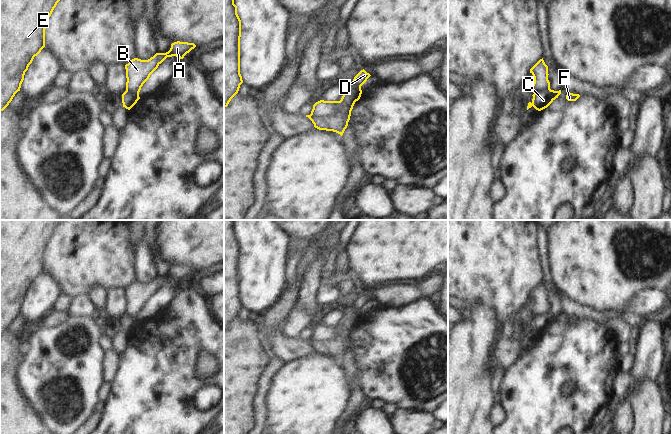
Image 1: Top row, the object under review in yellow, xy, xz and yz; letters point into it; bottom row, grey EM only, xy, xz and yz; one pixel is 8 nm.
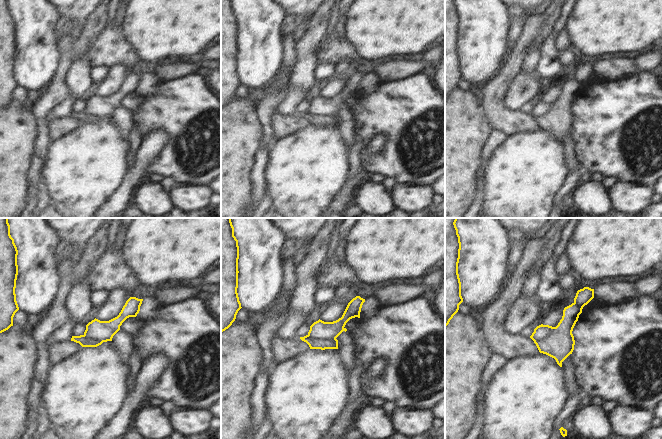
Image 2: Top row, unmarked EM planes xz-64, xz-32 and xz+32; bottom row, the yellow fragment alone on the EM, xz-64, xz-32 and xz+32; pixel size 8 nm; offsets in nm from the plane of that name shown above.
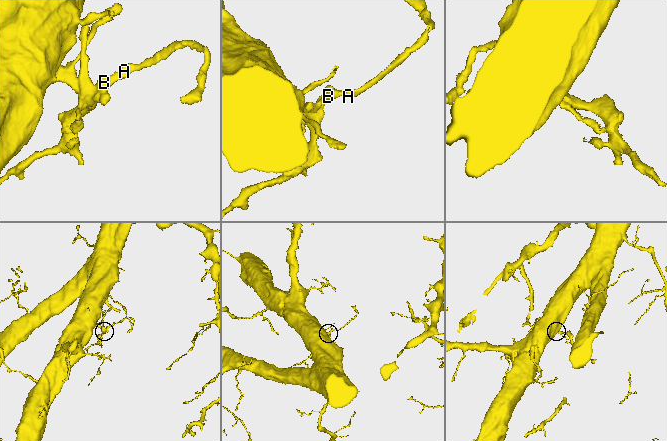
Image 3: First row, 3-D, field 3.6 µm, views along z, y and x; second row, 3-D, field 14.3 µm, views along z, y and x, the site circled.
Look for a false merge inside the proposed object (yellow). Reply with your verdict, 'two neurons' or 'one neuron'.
two neurons

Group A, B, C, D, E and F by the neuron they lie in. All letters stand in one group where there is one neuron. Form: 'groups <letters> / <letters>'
groups A B D / C E F

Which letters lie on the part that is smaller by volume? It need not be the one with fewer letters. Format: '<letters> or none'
A, B, D.

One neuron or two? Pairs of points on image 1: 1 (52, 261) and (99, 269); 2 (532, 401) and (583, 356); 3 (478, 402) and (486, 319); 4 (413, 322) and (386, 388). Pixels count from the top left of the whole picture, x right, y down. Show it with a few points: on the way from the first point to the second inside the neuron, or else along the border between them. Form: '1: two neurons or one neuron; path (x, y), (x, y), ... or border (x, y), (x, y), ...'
1: one neuron; path (64, 261), (87, 261)
2: one neuron; path (545, 388), (560, 373), (567, 373), (570, 369)
3: one neuron; path (477, 381), (477, 340)
4: one neuron; path (413, 338), (402, 349), (395, 372)

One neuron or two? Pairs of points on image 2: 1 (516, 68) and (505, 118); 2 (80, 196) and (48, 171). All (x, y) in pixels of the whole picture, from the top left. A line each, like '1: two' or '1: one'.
1: one
2: one

